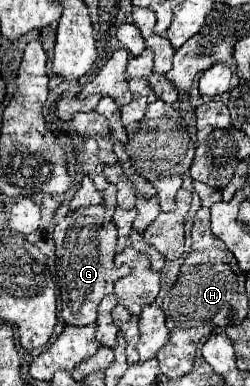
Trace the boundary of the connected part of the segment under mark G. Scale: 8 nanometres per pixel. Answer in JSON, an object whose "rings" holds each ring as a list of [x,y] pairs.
{"rings":[[[104,203],[70,211],[54,229],[58,287],[62,297],[62,319],[66,325],[90,325],[104,295],[114,291],[114,283],[130,273],[128,265],[116,267],[116,225],[106,217]]]}

